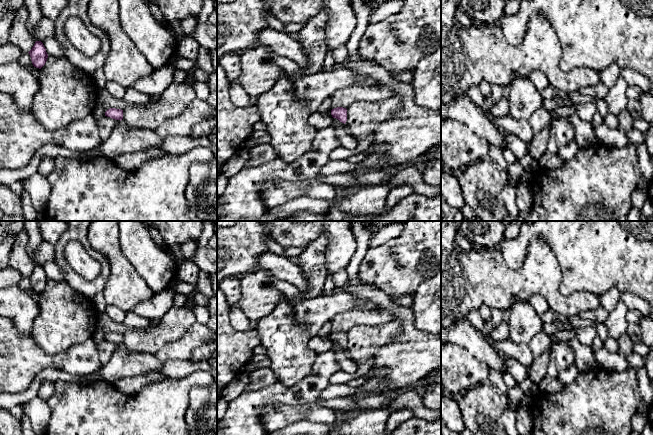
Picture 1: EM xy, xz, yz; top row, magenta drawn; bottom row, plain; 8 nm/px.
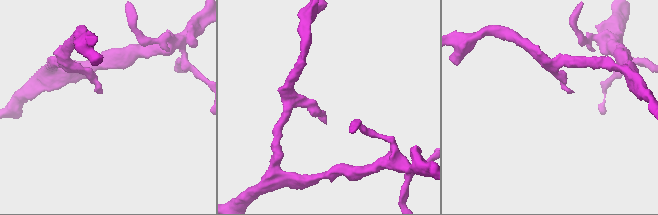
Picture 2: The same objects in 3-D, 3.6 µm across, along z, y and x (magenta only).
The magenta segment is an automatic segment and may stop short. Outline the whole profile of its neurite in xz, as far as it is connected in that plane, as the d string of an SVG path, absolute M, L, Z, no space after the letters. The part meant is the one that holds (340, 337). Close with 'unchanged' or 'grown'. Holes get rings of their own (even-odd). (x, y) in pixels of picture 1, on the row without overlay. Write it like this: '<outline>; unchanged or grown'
M337 331L331 334L331 339L333 342L338 343L342 347L347 345L347 333L343 331Z; unchanged

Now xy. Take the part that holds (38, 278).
M36 265L32 273L28 276L34 291L41 293L48 282L46 272L41 265Z; unchanged

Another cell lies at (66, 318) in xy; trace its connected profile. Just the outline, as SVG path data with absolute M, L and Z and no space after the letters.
M48 280L38 305L40 310L33 321L30 336L47 354L66 351L92 338L96 332L99 313L92 299L78 293L66 282Z

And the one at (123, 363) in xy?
M119 345L110 360L101 365L99 380L115 384L119 379L158 371L163 365L155 353L130 352L124 345Z

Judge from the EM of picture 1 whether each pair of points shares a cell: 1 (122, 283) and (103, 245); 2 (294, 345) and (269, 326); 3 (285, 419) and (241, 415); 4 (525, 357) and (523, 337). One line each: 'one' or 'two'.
1: one
2: one
3: two
4: two

